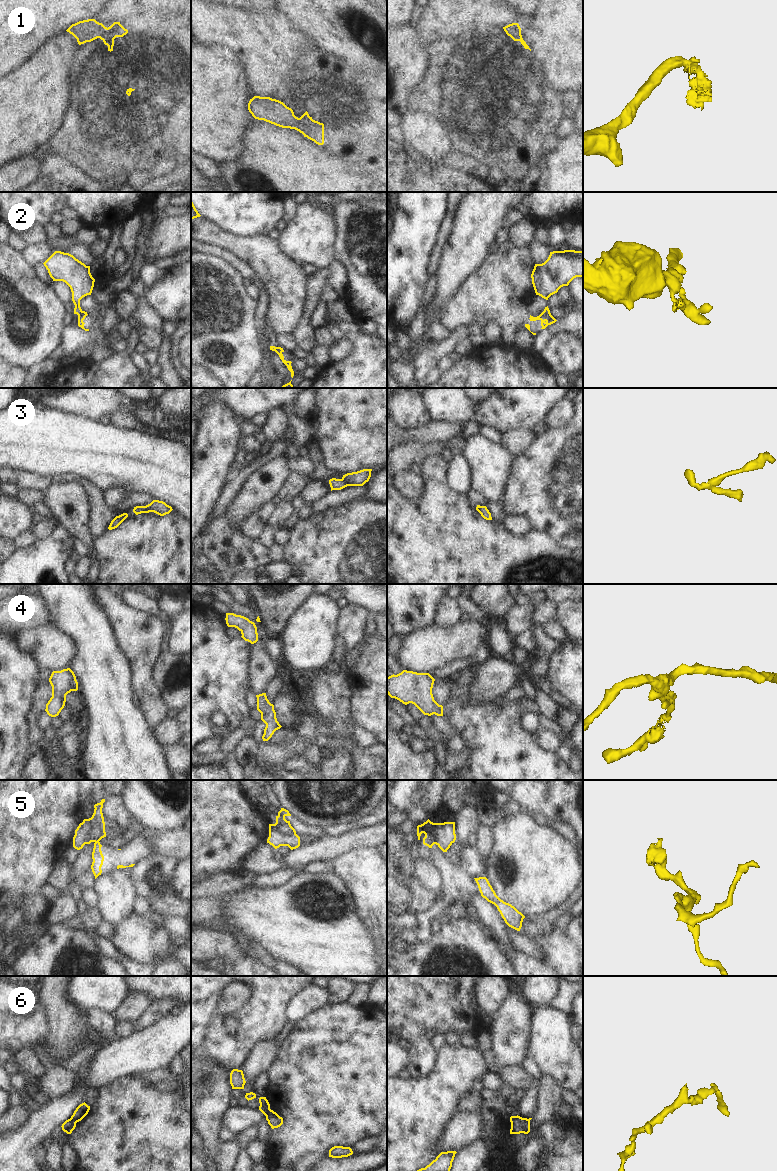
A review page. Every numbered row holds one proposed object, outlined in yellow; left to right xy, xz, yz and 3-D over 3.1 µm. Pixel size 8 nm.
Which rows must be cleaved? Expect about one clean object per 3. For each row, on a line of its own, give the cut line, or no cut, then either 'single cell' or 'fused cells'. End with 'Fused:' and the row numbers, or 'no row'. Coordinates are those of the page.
1: cut in xy along (107, 28), (99, 37); fused cells
2: cut in xy along (82, 311), (78, 315); fused cells
3: cut in xz along (341, 479), (349, 485); fused cells
4: no cut; single cell
5: no cut; single cell
6: cut in xy along (70, 1118), (76, 1122); fused cells
Fused: 1, 2, 3, 6

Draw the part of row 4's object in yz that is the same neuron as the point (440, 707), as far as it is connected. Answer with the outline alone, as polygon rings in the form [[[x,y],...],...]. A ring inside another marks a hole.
[[[403,670],[397,675],[387,677],[387,694],[407,705],[414,704],[424,715],[443,716],[443,706],[439,705],[433,697],[432,688],[435,679],[429,673],[417,673]]]

